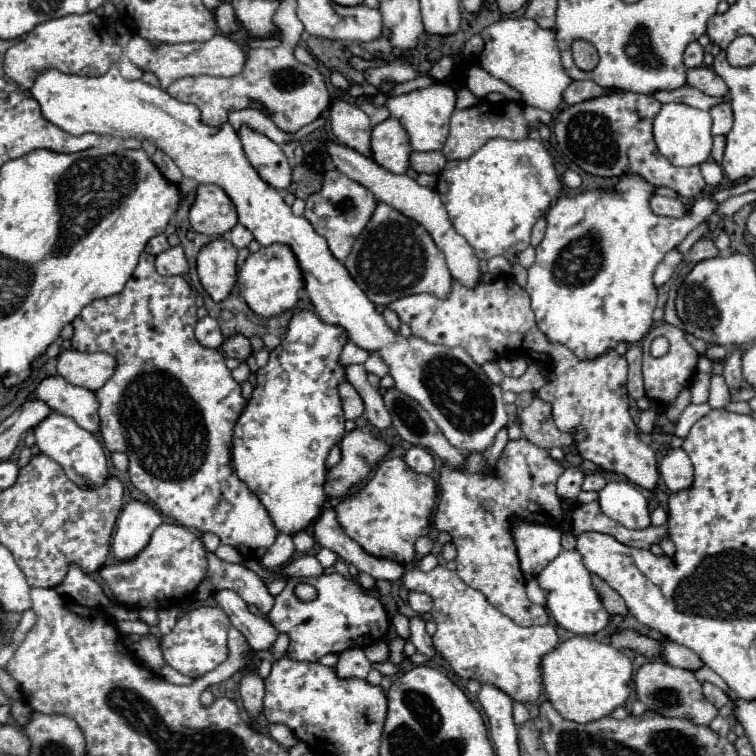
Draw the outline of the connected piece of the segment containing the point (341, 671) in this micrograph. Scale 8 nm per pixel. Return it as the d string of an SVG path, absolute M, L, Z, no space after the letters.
M361 648L345 650L339 654L339 662L335 666L335 672L339 678L365 678L371 670L371 660L365 656Z

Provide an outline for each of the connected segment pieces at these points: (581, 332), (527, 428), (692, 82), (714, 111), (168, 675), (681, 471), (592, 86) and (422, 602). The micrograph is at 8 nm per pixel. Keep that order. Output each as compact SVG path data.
M621 176L619 184L609 190L589 190L577 196L559 198L547 212L547 230L543 242L535 248L537 258L529 268L525 292L531 296L531 308L539 330L549 342L569 348L581 360L595 360L605 352L617 348L619 342L635 344L645 338L653 326L653 310L657 304L657 290L653 286L653 272L663 256L673 250L691 230L695 230L707 216L713 214L717 202L697 200L693 212L685 218L655 216L649 208L653 186L641 176Z
M533 398L533 402L519 410L519 422L521 422L521 430L523 436L533 442L535 446L541 446L545 450L559 446L559 448L567 448L575 444L575 436L569 432L561 432L555 422L553 422L553 414L551 414L551 406L549 402L541 400L541 398Z
M707 66L687 70L687 84L705 92L705 94L709 94L709 96L725 96L729 92L725 80L721 76L717 76Z
M719 104L719 106L713 106L709 110L711 118L713 118L713 134L729 134L731 126L733 126L733 110L729 104Z
M163 666L159 674L161 674L167 682L171 682L171 684L191 684L191 682L193 682L189 676L185 676L185 674L173 670L171 666Z
M683 448L669 450L669 454L661 460L659 470L671 492L689 488L693 482L693 466Z
M573 80L573 82L565 88L565 92L563 92L563 102L565 102L567 106L573 106L573 104L579 104L579 102L583 102L583 100L597 98L597 96L601 96L601 94L605 94L605 92L611 92L611 90L605 90L605 88L601 88L599 84L595 84L595 82L591 82L591 80Z
M411 592L411 594L409 594L409 604L411 604L411 608L413 608L417 614L425 614L425 612L431 610L433 600L431 600L427 594Z

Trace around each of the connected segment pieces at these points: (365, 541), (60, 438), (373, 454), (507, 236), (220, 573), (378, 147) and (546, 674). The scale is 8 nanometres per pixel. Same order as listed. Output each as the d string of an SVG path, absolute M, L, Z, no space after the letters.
M387 458L379 464L367 484L335 506L335 514L345 534L365 552L409 566L415 558L415 540L429 534L429 516L435 506L435 498L437 486L431 476L409 470L403 458Z
M51 412L45 420L41 420L35 426L35 440L37 446L43 454L47 454L49 458L53 458L67 474L69 480L73 480L75 484L83 486L83 488L93 488L93 486L101 486L107 478L107 456L103 452L101 442L95 438L93 432L83 430L81 426L77 426L77 422L73 422L73 418Z
M359 428L347 432L341 440L341 462L327 472L323 486L325 494L329 498L343 498L351 486L367 478L371 468L389 452L389 448L391 446L387 442L373 434L365 434Z
M493 138L481 150L477 150L467 160L447 162L445 170L439 174L437 192L441 194L441 202L445 204L449 218L455 230L475 248L475 254L481 260L489 260L493 256L515 258L529 246L529 234L537 218L541 218L553 200L559 198L561 180L553 166L553 158L547 148L539 140L505 140Z
M209 554L209 572L197 588L197 600L207 600L209 594L215 594L223 588L239 592L247 604L255 604L261 616L269 620L275 598L269 594L265 582L243 564L227 564L215 554Z
M387 118L371 130L371 156L381 168L393 174L405 174L409 168L409 154L407 132L395 118Z
M573 636L541 658L541 680L543 680L547 700L565 720L571 720L577 724L599 720L603 716L609 716L617 706L623 706L631 692L631 674L633 674L631 660L623 652L619 652L617 648L605 642L589 640L585 636Z

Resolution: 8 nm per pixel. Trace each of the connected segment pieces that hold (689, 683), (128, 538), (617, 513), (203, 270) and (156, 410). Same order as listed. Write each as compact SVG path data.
M647 662L635 672L633 680L635 680L637 698L649 710L653 710L665 718L687 718L693 724L707 726L717 716L717 708L703 696L701 682L689 670L675 668L665 662Z
M129 500L117 518L115 534L111 540L111 550L115 558L129 560L139 554L161 522L163 516L153 506L141 500Z
M609 482L599 492L601 512L625 528L647 528L651 524L645 496L627 482Z
M211 240L197 256L197 274L207 294L221 302L229 296L237 278L237 248L229 240Z
M143 252L139 256L139 264L137 264L133 276L129 278L129 282L125 284L125 288L119 294L93 300L73 320L75 332L73 332L71 344L79 352L89 352L89 350L93 350L93 352L107 352L107 354L111 354L117 360L117 368L115 368L113 376L105 382L105 386L101 386L99 390L95 390L95 396L97 396L97 402L99 402L99 418L101 418L99 434L101 434L101 438L105 442L105 448L109 452L125 452L127 454L127 458L129 458L129 476L131 476L133 486L139 488L143 494L147 494L147 498L163 512L163 516L171 518L173 522L177 522L177 524L181 524L185 528L197 530L201 534L213 532L213 534L217 534L221 538L223 544L229 544L229 546L237 548L243 558L247 558L247 560L261 560L265 556L265 552L273 546L273 542L275 542L275 538L277 538L279 532L273 526L273 520L271 520L269 512L265 510L265 506L261 504L261 500L245 486L245 482L241 482L237 478L237 474L235 474L235 470L231 466L231 434L233 434L233 424L235 424L235 420L239 418L239 414L245 408L245 398L241 394L241 386L231 378L231 372L225 366L223 354L219 350L205 348L205 346L201 346L195 340L195 334L193 334L193 328L195 328L193 324L195 322L197 322L195 296L193 296L189 284L185 282L185 278L183 276L161 276L161 274L157 274L153 256L147 254L147 252Z

